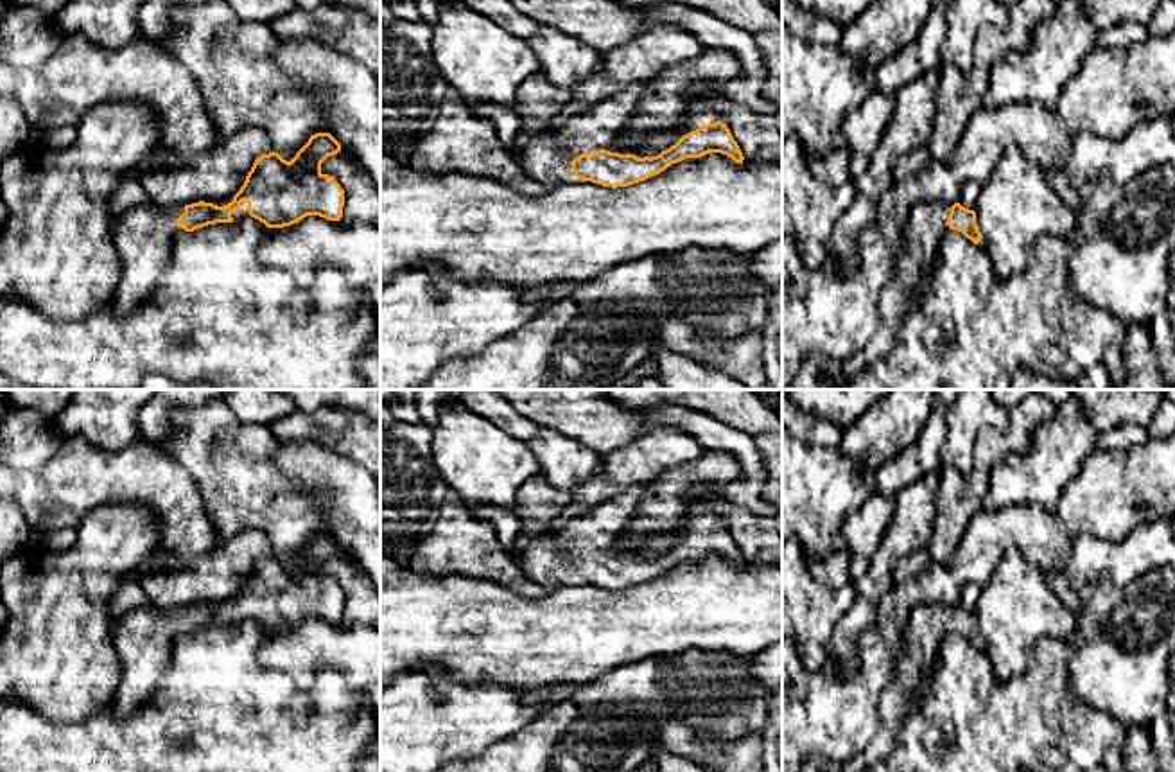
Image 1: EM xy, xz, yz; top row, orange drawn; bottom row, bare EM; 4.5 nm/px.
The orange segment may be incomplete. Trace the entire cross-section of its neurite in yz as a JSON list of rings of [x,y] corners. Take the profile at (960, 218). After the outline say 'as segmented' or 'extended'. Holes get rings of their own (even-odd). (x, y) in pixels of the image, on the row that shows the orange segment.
[[[929,201],[911,205],[902,226],[904,248],[877,302],[877,330],[859,354],[841,363],[847,382],[892,350],[901,320],[918,303],[920,287],[935,268],[936,250],[949,228],[962,232],[974,244],[983,237],[976,224],[976,212],[960,203],[953,206]]]; extended

